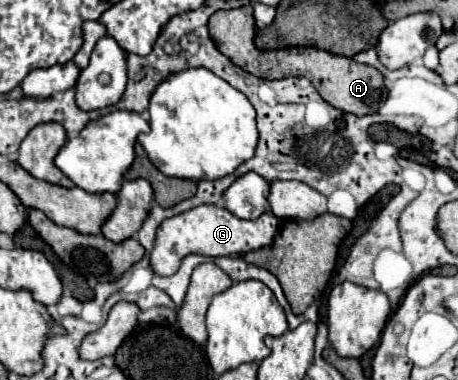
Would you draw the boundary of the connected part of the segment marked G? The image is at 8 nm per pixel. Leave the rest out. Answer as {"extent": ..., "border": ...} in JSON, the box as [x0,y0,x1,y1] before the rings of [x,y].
{"extent":[150,204,280,276],"border":[[[204,204],[172,216],[164,220],[156,232],[154,250],[150,254],[150,266],[154,274],[172,276],[176,268],[180,268],[180,260],[188,254],[202,254],[202,256],[242,256],[244,252],[252,252],[256,248],[264,248],[264,244],[272,244],[272,236],[276,236],[280,222],[272,212],[262,214],[258,220],[242,220],[236,218],[230,210],[214,204]]]}

